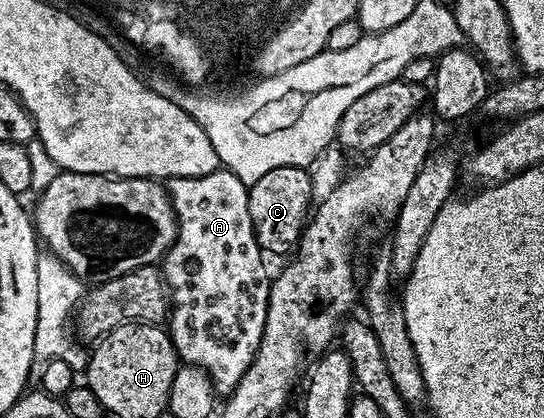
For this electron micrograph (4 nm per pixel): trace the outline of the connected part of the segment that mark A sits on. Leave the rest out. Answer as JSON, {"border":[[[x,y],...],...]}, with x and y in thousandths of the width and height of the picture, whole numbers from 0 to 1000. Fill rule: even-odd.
{"border":[[[408,400],[388,419],[313,423],[307,459],[325,517],[325,567],[292,634],[314,732],[307,794],[327,856],[342,873],[360,876],[382,892],[393,943],[419,945],[432,935],[454,878],[461,878],[469,859],[494,732],[498,651],[487,636],[489,617],[469,572],[458,455],[425,407]]]}

